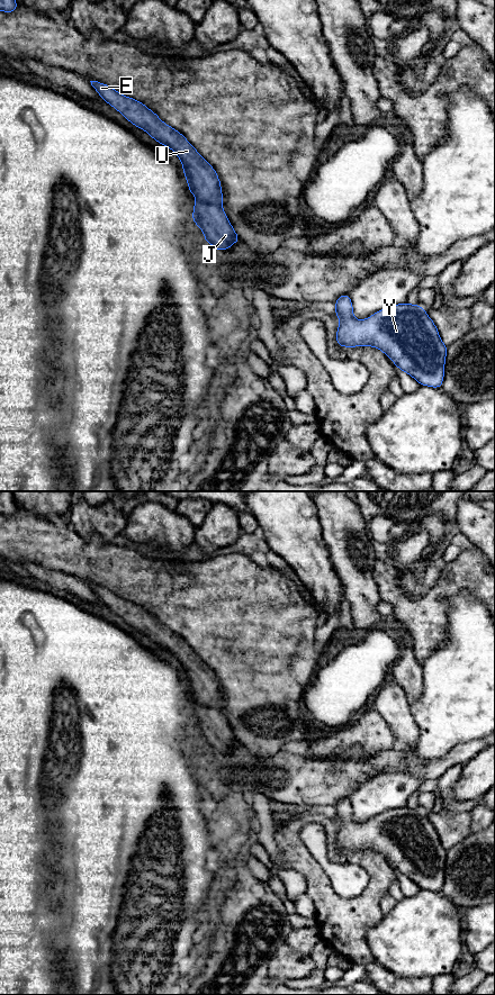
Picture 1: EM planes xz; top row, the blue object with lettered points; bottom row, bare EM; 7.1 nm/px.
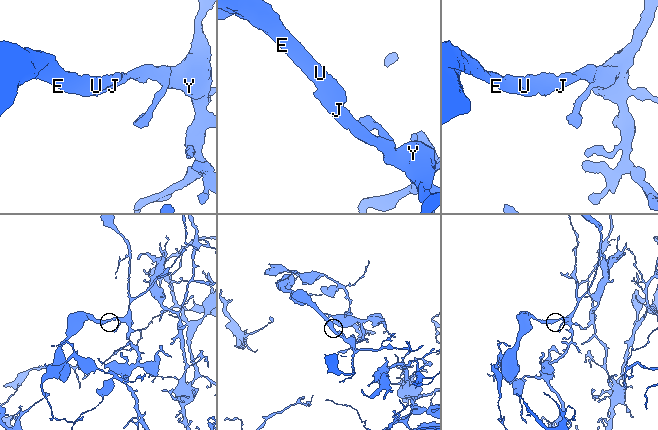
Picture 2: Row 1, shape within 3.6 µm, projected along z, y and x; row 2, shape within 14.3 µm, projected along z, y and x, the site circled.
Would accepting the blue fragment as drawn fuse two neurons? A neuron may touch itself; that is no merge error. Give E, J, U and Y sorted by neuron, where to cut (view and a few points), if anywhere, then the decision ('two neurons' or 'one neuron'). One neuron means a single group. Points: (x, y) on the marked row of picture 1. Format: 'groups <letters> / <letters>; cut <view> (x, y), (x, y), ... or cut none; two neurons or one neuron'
groups E U / J Y; cut xz (197, 198), (221, 207); two neurons

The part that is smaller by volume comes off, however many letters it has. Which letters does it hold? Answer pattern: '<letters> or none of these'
E, U

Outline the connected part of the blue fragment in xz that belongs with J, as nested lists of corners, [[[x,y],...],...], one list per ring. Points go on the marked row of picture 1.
[[[199,199],[195,201],[194,207],[194,224],[200,227],[206,243],[212,244],[217,251],[223,251],[241,241],[222,207]]]

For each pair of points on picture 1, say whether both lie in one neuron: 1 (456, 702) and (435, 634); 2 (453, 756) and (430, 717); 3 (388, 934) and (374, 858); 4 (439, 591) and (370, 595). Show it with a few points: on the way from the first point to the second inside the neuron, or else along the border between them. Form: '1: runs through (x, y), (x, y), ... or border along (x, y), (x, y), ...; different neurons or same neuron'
1: border along (448, 621), (444, 640), (422, 665); different neurons
2: border along (475, 740), (458, 743), (443, 756), (425, 760); different neurons
3: border along (384, 915), (366, 934); different neurons
4: border along (374, 569), (372, 577), (381, 599); different neurons

